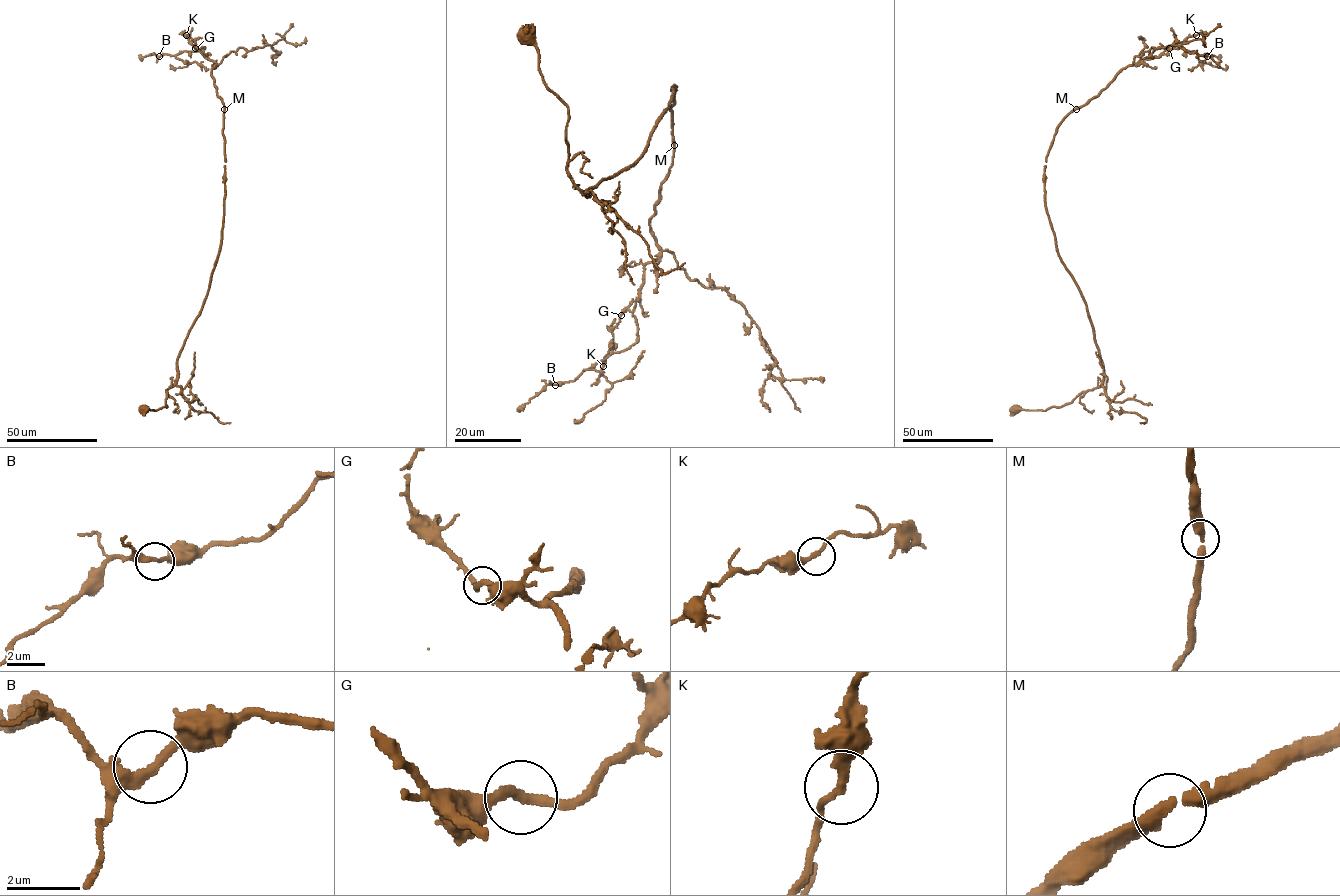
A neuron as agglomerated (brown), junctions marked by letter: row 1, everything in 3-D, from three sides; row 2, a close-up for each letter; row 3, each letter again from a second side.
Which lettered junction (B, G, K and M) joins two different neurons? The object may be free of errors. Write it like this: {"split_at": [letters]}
{"split_at": []}

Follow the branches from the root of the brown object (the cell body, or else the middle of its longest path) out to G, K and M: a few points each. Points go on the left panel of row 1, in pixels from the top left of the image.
G: (145, 408), (167, 406), (221, 245), (224, 107), (211, 73), (217, 65), (195, 48)
K: (145, 408), (167, 406), (221, 245), (224, 104), (211, 73), (217, 65), (186, 35)
M: (145, 408), (167, 406), (166, 390), (176, 380), (179, 351), (199, 314), (219, 255), (225, 194), (224, 108)

